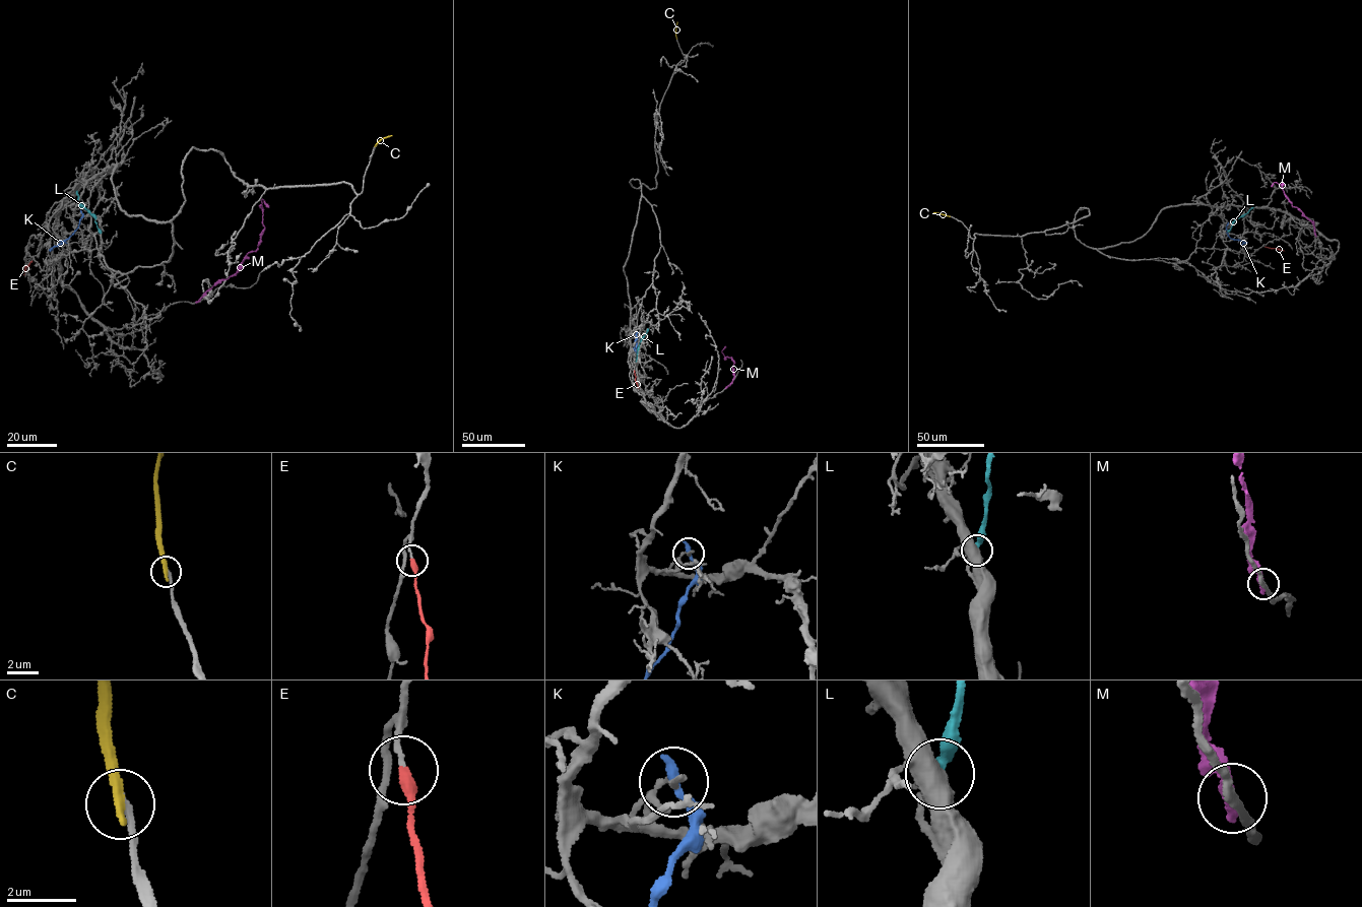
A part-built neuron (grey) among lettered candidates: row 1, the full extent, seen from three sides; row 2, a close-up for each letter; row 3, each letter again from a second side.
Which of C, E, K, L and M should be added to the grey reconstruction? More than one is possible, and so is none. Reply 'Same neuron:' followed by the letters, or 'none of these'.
Same neuron: C, E

